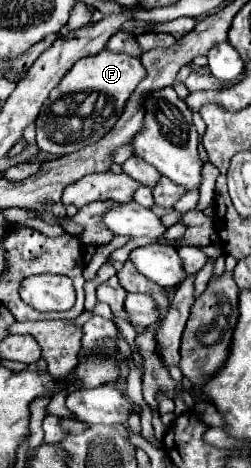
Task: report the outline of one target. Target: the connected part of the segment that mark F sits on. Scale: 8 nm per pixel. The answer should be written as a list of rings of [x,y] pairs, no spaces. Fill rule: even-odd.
[[[108,50],[98,52],[96,56],[88,56],[72,66],[72,70],[58,82],[58,86],[50,92],[48,102],[44,104],[40,116],[36,118],[36,142],[42,152],[64,156],[86,148],[88,144],[96,144],[102,136],[106,136],[116,124],[120,112],[124,110],[126,100],[136,90],[140,80],[146,76],[140,58],[128,54],[114,54]],[[98,94],[98,102],[86,102],[86,96]],[[84,102],[88,106],[86,116],[78,116],[76,108]]]

